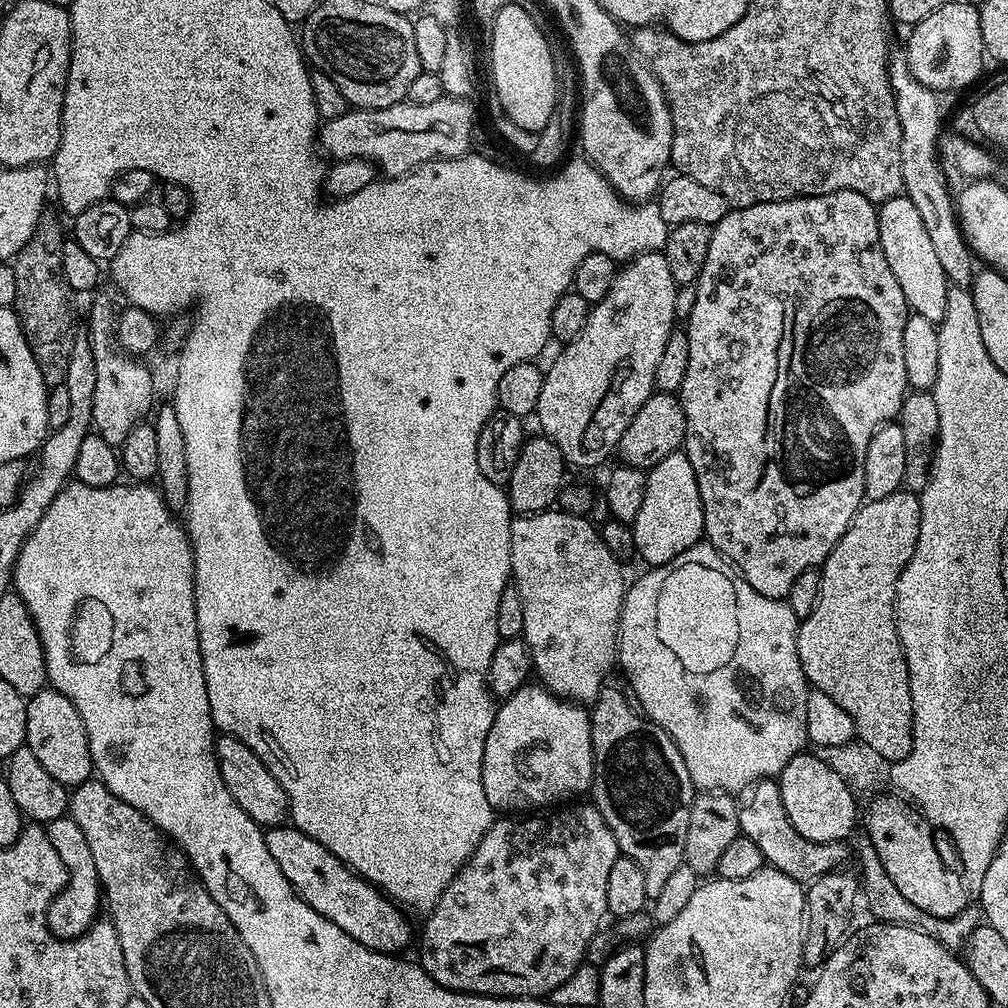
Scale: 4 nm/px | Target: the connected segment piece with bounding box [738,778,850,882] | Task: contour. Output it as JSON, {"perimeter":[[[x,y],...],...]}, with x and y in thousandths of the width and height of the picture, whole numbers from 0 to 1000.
{"perimeter":[[[769,773],[751,774],[732,798],[732,815],[734,824],[748,839],[752,839],[755,850],[765,860],[771,861],[776,867],[795,875],[805,875],[811,869],[818,869],[821,865],[828,865],[840,849],[843,841],[840,836],[828,833],[822,837],[804,835],[788,823],[780,804],[776,800],[774,779]]]}

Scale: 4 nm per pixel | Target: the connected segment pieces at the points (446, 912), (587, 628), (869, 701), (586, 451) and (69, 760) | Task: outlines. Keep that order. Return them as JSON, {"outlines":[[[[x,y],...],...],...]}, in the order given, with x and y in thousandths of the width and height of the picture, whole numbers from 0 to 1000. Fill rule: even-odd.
{"outlines":[[[[571,796],[566,800],[556,800],[551,804],[545,805],[543,808],[520,808],[517,813],[504,813],[508,812],[496,812],[484,820],[483,827],[478,831],[478,835],[474,835],[474,839],[468,844],[468,849],[463,855],[456,860],[456,865],[452,870],[445,875],[442,879],[442,883],[435,891],[435,895],[429,900],[429,904],[424,906],[423,912],[425,913],[421,917],[421,926],[416,926],[415,937],[417,933],[417,949],[415,949],[415,955],[418,960],[421,961],[423,966],[427,966],[431,970],[431,974],[435,974],[440,980],[445,980],[447,984],[462,984],[465,986],[471,986],[476,990],[544,990],[547,989],[548,983],[554,978],[558,978],[558,974],[562,974],[562,970],[565,970],[565,966],[569,966],[569,962],[573,962],[575,956],[580,955],[580,948],[582,946],[582,938],[588,932],[593,929],[595,924],[595,912],[601,909],[603,900],[601,899],[601,875],[605,868],[605,862],[609,860],[609,855],[617,847],[613,835],[609,831],[609,827],[605,823],[605,819],[601,819],[601,815],[597,812],[597,808],[586,797],[575,798],[579,796]]],[[[541,506],[539,508],[529,508],[527,510],[516,510],[509,515],[508,518],[508,570],[507,574],[510,576],[512,584],[516,586],[516,592],[518,593],[518,613],[520,614],[520,626],[518,628],[518,634],[520,636],[521,641],[524,643],[524,648],[526,649],[526,653],[528,654],[528,661],[531,667],[531,670],[534,672],[535,678],[539,680],[539,682],[543,683],[545,687],[550,688],[552,690],[559,690],[561,694],[565,694],[568,696],[587,696],[590,695],[591,689],[595,687],[595,684],[600,682],[601,676],[599,675],[603,671],[603,666],[606,665],[607,659],[612,658],[613,655],[613,632],[615,629],[615,606],[617,605],[617,601],[619,600],[619,588],[621,586],[621,575],[619,579],[619,571],[615,568],[615,563],[617,563],[616,557],[611,555],[611,551],[603,545],[601,542],[601,538],[597,538],[597,534],[595,533],[595,525],[589,519],[586,520],[586,515],[570,512],[569,510],[565,510],[564,508],[557,508],[555,506]]],[[[894,486],[883,490],[879,494],[861,496],[854,500],[853,505],[847,510],[847,514],[841,520],[839,530],[827,542],[827,546],[818,554],[813,569],[813,588],[808,605],[793,616],[790,625],[790,640],[792,641],[792,653],[796,657],[798,671],[807,684],[822,689],[843,710],[846,724],[852,737],[863,740],[875,752],[882,756],[898,754],[905,743],[905,686],[903,685],[903,673],[901,672],[901,658],[897,652],[897,643],[893,639],[893,630],[889,624],[889,582],[895,565],[903,558],[903,554],[909,545],[911,530],[913,529],[913,493],[908,488]]],[[[658,249],[628,254],[612,269],[609,284],[605,284],[601,296],[586,303],[577,331],[559,342],[555,346],[556,354],[542,365],[530,413],[536,416],[535,428],[558,446],[561,461],[591,464],[614,445],[621,423],[629,419],[629,411],[637,407],[637,399],[646,395],[651,384],[649,367],[653,367],[657,347],[661,347],[661,335],[665,335],[673,317],[670,312],[672,285]]],[[[45,681],[27,695],[27,699],[26,740],[34,744],[34,752],[42,756],[42,761],[68,784],[92,773],[93,763],[85,720],[73,696],[69,696],[69,692],[65,692],[55,683]]]]}

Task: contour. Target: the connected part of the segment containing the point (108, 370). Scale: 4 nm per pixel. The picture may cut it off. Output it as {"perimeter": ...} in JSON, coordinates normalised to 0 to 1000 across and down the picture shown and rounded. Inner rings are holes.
{"perimeter":[[[95,298],[91,302],[91,307],[87,310],[87,322],[85,328],[87,337],[91,340],[91,350],[93,351],[93,371],[97,375],[93,378],[93,403],[91,404],[91,425],[94,432],[105,435],[112,442],[118,442],[125,438],[125,431],[133,427],[135,421],[144,416],[143,413],[152,408],[151,401],[151,369],[136,354],[126,350],[117,343],[115,335],[115,323],[117,320],[117,306],[114,306],[107,298]]]}

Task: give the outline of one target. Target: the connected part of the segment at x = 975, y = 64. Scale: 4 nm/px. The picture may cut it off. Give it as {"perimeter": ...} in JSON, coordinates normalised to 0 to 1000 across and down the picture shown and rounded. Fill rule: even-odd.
{"perimeter":[[[938,4],[923,18],[915,18],[901,36],[899,59],[903,73],[915,81],[915,85],[924,87],[930,93],[940,91],[943,87],[956,87],[972,75],[972,66],[978,63],[974,46],[974,26],[972,9],[965,4]]]}

